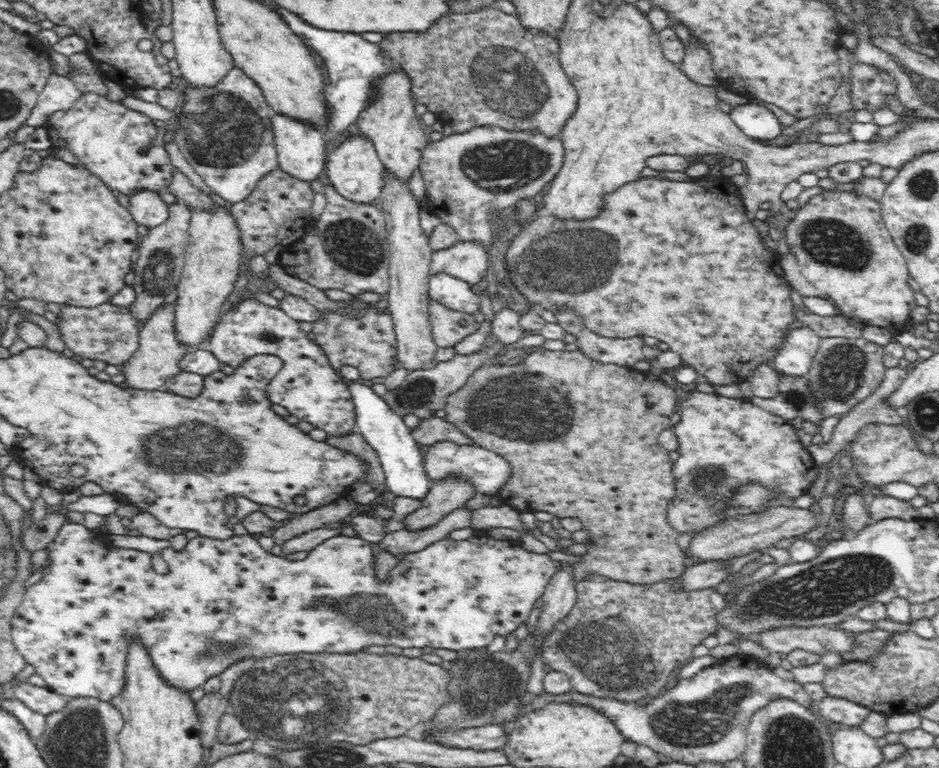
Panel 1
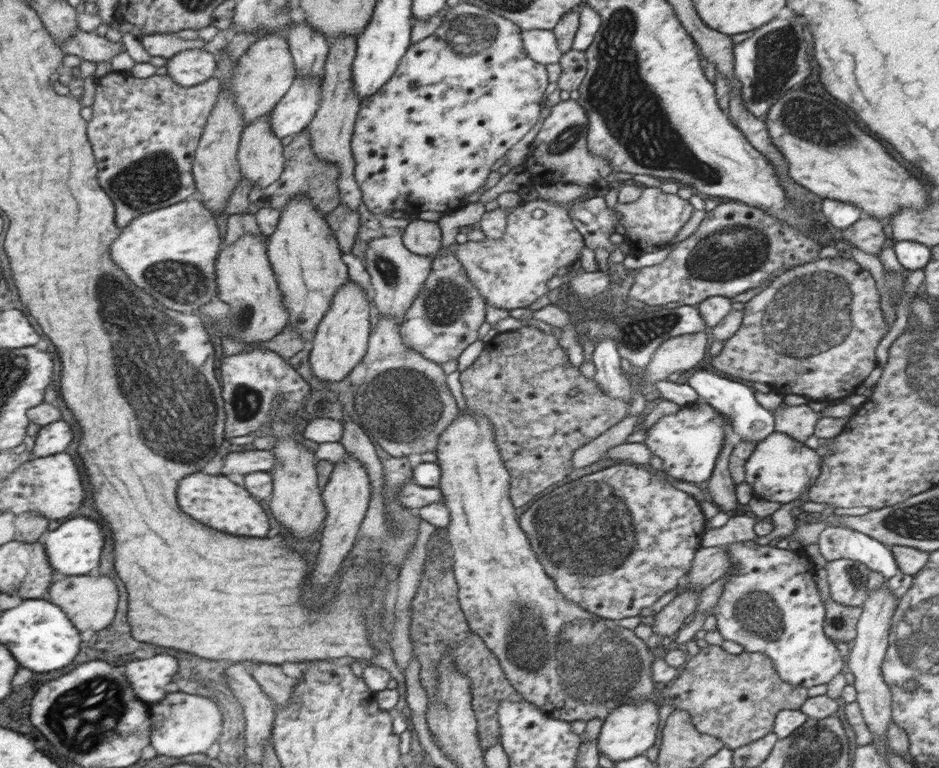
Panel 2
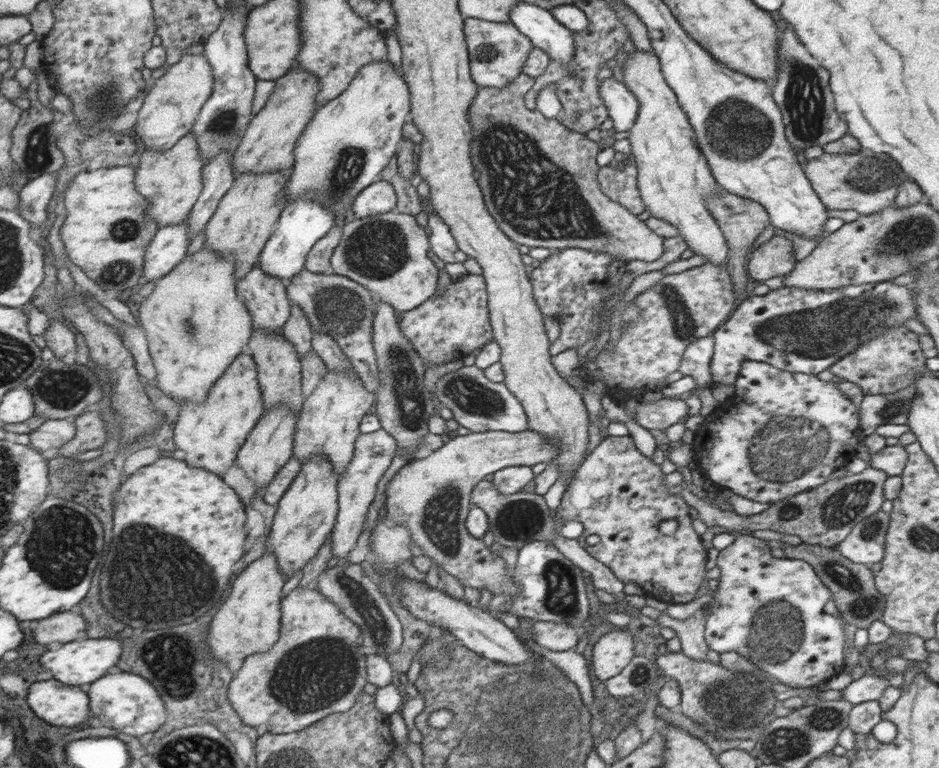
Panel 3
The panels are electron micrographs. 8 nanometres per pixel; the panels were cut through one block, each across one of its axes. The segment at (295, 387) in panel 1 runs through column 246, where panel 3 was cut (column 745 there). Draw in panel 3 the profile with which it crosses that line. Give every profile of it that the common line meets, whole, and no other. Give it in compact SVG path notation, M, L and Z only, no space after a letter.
M887 281L826 290L783 286L763 296L750 295L738 306L738 314L734 313L726 325L710 334L716 343L712 360L713 382L734 384L744 360L767 362L780 370L817 375L884 330L903 326L912 318L917 318L913 290L910 286L894 285Z

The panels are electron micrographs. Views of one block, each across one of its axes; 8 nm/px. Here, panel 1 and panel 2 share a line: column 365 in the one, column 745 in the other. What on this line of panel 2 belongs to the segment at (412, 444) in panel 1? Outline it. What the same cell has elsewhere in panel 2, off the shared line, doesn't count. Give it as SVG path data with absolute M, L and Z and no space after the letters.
M706 370L692 373L687 383L696 390L700 400L710 403L718 413L722 413L728 419L728 423L744 443L760 442L775 431L775 416L756 401L753 388Z

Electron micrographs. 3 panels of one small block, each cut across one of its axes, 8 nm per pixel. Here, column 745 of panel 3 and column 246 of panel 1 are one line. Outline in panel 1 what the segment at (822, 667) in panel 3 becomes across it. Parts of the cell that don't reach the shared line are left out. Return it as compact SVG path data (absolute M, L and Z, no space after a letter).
M67 523L62 526L58 537L47 547L50 566L42 568L37 574L35 584L29 589L25 602L19 607L16 616L12 618L12 639L18 653L25 658L28 664L36 669L35 675L46 681L48 689L62 696L78 698L99 698L110 701L116 696L126 682L126 630L130 626L138 626L142 634L146 634L146 642L154 646L154 658L158 658L158 666L162 666L162 677L170 682L170 685L178 689L194 690L202 686L210 677L219 676L228 664L244 658L270 658L276 655L289 655L300 653L360 653L366 652L369 646L394 645L400 648L446 648L446 650L466 650L466 648L485 648L496 638L506 637L514 633L516 628L528 618L536 601L545 594L549 586L550 578L558 570L558 563L546 554L534 554L528 552L517 542L510 540L496 540L488 534L476 531L470 539L456 540L443 539L434 542L419 552L405 555L404 560L391 571L387 580L378 580L375 577L376 562L370 552L370 544L359 537L334 536L322 544L315 546L304 560L285 560L283 556L274 556L265 552L258 540L247 536L234 536L229 540L216 540L198 536L192 538L186 547L176 552L174 548L164 548L160 555L168 563L168 574L157 574L152 567L153 555L138 550L126 550L116 548L108 537L100 531L91 532L80 524Z

